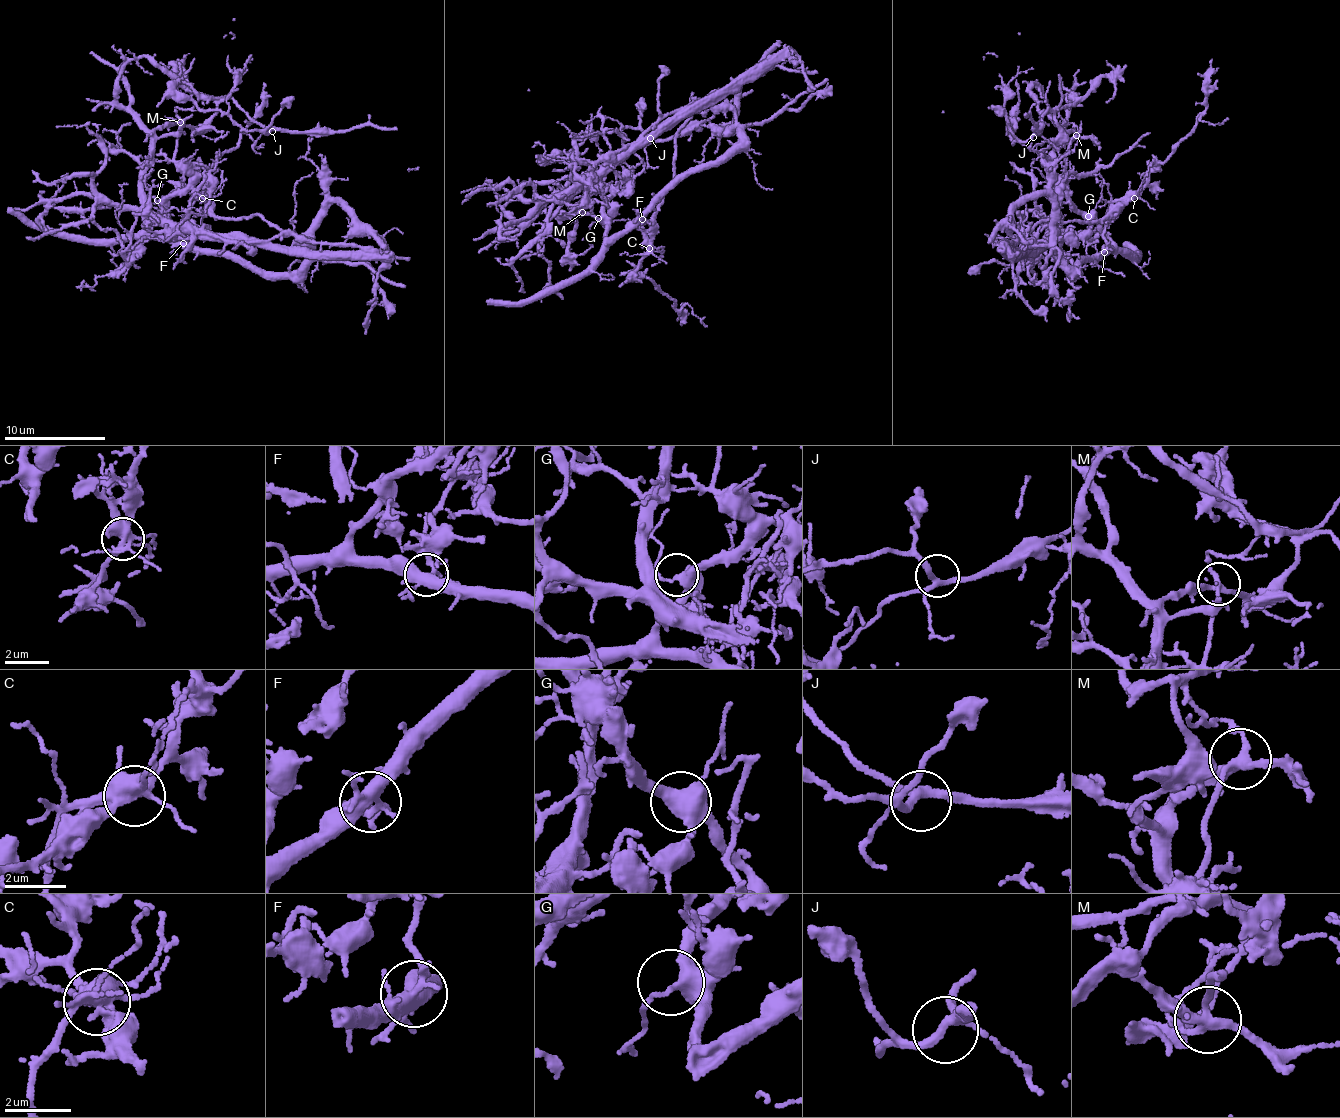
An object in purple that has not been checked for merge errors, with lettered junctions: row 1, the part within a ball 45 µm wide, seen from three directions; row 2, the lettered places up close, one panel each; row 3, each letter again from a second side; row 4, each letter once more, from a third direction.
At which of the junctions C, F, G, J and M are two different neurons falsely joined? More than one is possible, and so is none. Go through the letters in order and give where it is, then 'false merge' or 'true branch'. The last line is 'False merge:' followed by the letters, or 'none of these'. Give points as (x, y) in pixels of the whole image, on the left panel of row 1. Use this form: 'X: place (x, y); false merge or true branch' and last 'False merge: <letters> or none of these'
C: place (202, 198); false merge
F: place (183, 243); true branch
G: place (157, 200); true branch
J: place (272, 131); true branch
M: place (180, 122); false merge
False merge: C, M

